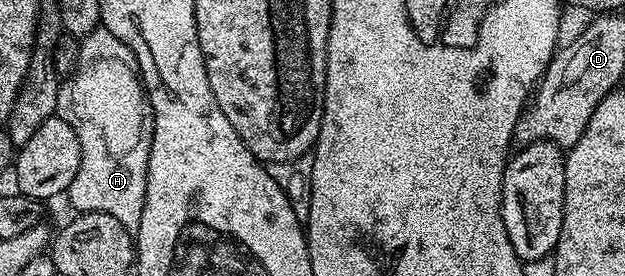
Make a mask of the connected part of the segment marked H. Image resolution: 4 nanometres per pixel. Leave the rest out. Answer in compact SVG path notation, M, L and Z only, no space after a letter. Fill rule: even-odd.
M102 26L95 31L82 37L79 46L79 60L75 64L73 79L64 79L59 86L57 94L56 113L63 120L67 120L73 126L73 130L77 134L77 142L81 146L81 166L77 166L77 178L73 178L70 188L67 189L66 199L71 199L71 204L76 209L76 213L100 212L101 214L109 214L113 218L117 218L117 222L121 222L121 226L125 226L125 230L134 233L139 228L141 222L141 210L145 210L145 190L147 189L147 167L149 166L149 150L151 149L151 139L155 133L155 119L151 117L151 104L147 100L147 89L143 87L143 81L137 71L135 65L135 56L129 50L129 46L125 42L121 42L121 38L117 38L110 32L108 28Z

